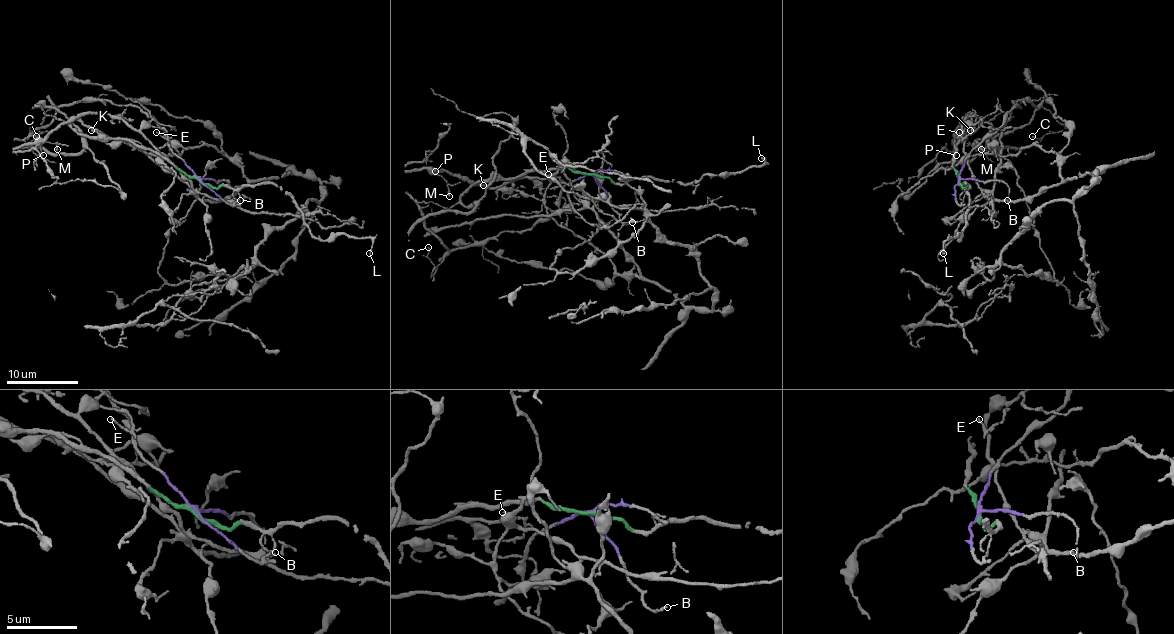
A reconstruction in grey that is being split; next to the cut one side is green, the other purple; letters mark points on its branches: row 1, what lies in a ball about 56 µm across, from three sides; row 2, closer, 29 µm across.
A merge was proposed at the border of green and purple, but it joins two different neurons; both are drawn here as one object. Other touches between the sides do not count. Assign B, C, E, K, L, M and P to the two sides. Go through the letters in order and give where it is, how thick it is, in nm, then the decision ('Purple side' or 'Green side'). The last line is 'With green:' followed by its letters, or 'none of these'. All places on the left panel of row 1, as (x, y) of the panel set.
B: Place: (240, 200). Thickness 160 nm. Purple side
C: Place: (36, 136). Thickness 130 nm. Purple side
E: Place: (156, 132). Thickness 110 nm. Green side
K: Place: (91, 130). Thickness 110 nm. Green side
L: Place: (369, 253). Thickness 150 nm. Green side
M: Place: (57, 149). Thickness 160 nm. Green side
P: Place: (43, 155). Thickness 130 nm. Green side
With green: E, K, L, M, P

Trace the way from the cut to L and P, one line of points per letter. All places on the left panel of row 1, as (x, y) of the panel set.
L: (199, 180), (214, 187), (276, 184), (315, 237), (369, 237), (369, 253)
P: (199, 180), (185, 175), (108, 114), (78, 114), (60, 123), (41, 146), (43, 155)

